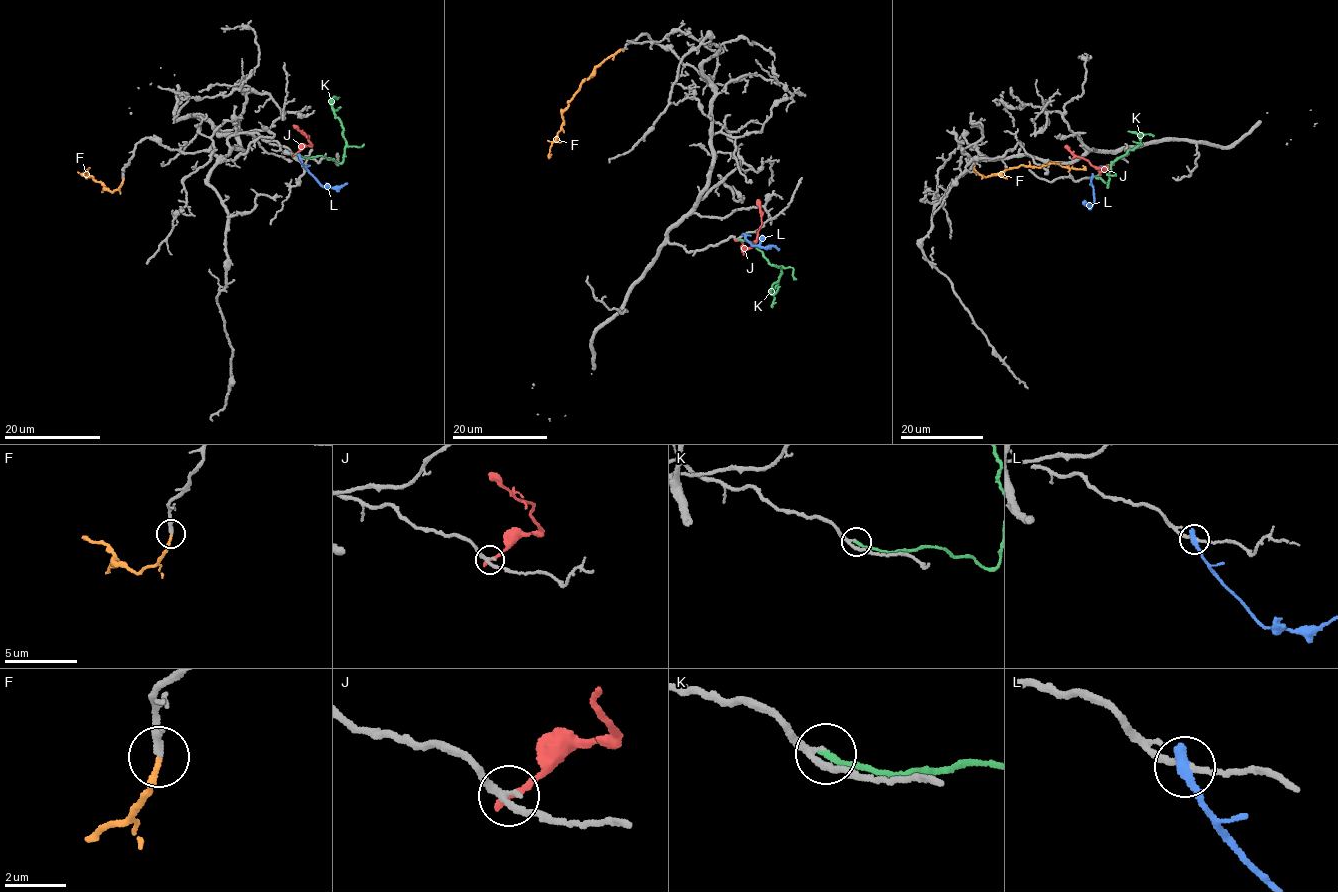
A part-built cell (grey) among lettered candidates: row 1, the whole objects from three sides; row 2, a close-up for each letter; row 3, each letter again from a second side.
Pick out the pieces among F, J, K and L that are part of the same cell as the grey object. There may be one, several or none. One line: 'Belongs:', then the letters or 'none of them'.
Belongs: F, K

